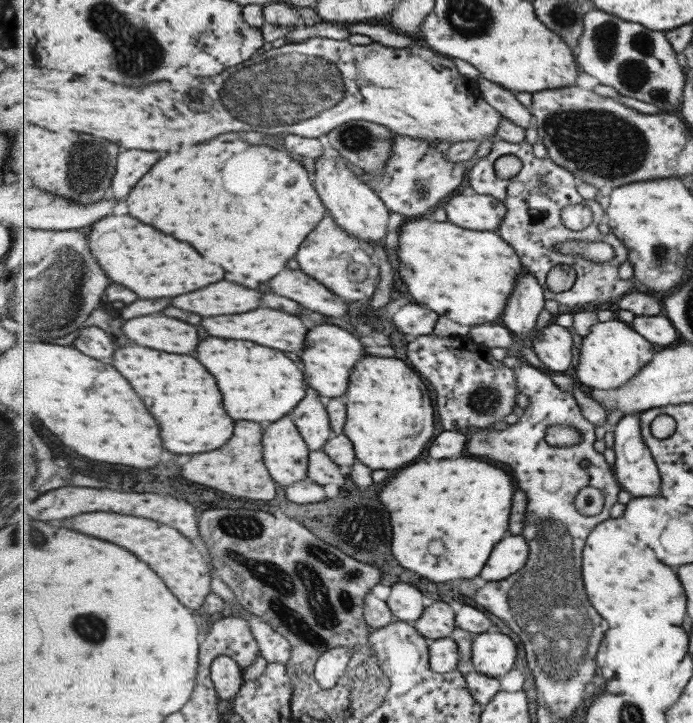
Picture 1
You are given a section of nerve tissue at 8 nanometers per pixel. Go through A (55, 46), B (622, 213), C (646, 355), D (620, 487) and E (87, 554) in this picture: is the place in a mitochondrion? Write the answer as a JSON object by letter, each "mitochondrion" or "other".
{"A":"other","B":"other","C":"other","D":"other","E":"other"}

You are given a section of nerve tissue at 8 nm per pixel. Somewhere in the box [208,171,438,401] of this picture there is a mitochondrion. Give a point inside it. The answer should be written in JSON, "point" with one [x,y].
{"point":[420,188]}

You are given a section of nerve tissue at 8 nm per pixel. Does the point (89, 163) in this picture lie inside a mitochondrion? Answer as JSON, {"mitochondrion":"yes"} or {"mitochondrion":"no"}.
{"mitochondrion":"yes"}

